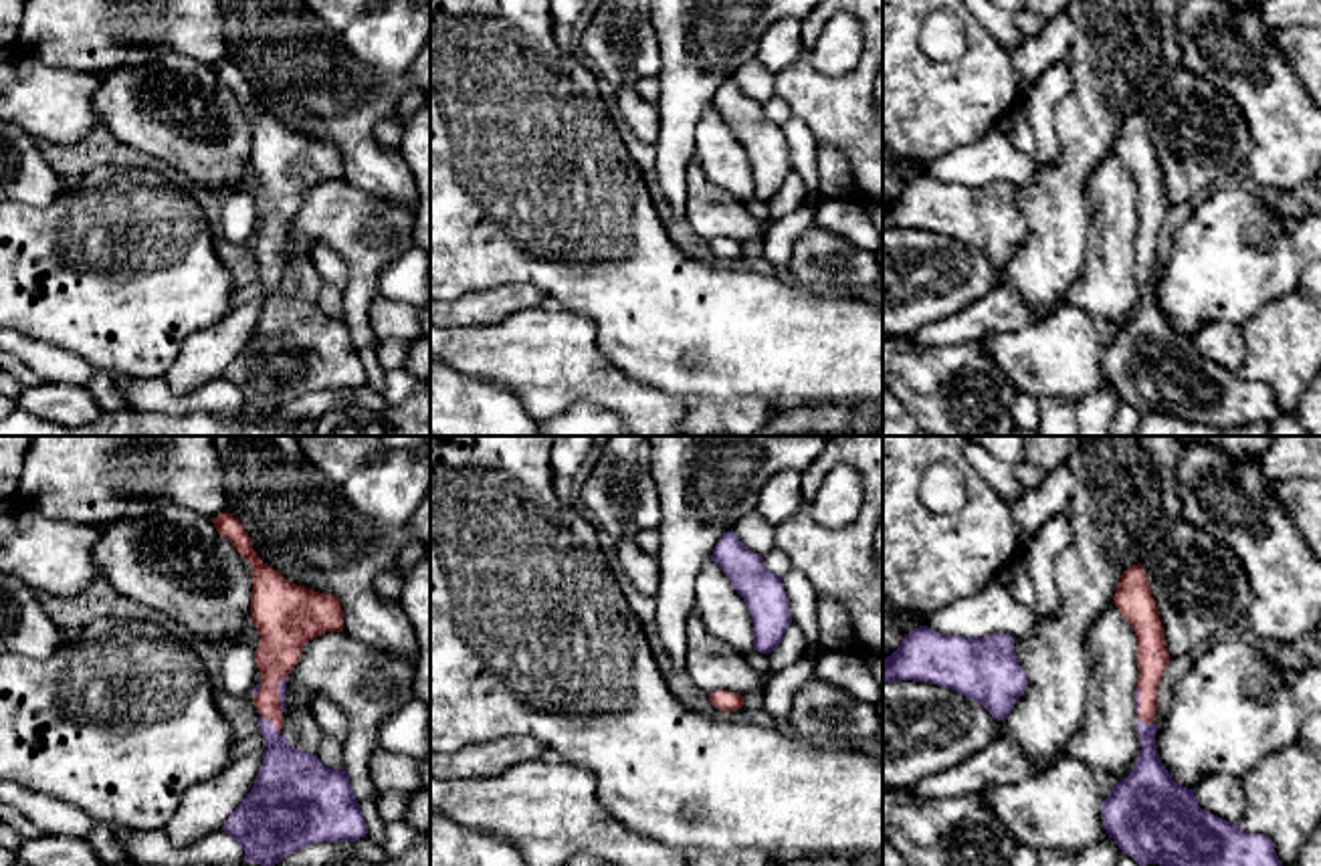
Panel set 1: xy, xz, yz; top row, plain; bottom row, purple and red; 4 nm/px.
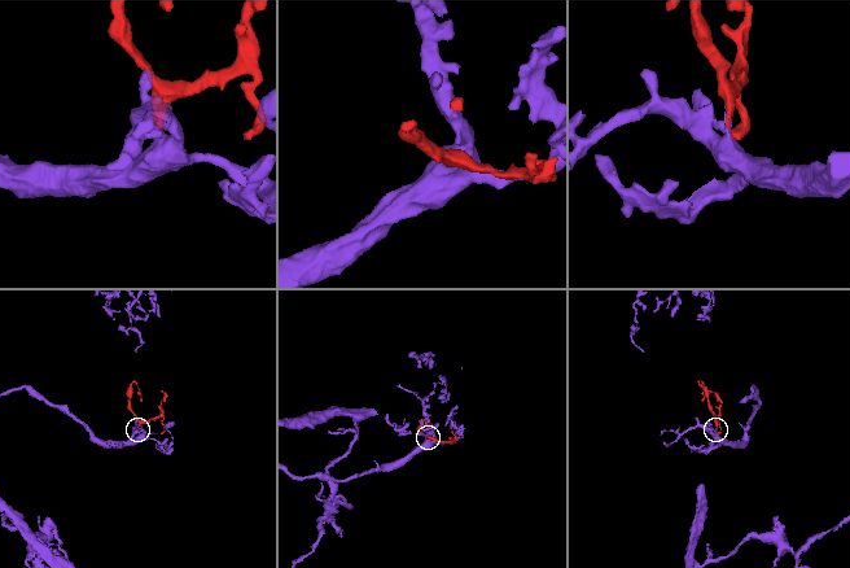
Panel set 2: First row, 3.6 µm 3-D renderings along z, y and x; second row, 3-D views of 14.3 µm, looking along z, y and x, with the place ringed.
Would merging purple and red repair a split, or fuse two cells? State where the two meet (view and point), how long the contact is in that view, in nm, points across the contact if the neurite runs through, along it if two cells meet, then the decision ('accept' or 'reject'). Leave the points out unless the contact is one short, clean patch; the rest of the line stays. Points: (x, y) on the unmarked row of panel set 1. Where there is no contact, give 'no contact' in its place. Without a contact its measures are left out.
xy (269, 269) | 130 nm | across xy (289, 328), (269, 269), (275, 206) | accept

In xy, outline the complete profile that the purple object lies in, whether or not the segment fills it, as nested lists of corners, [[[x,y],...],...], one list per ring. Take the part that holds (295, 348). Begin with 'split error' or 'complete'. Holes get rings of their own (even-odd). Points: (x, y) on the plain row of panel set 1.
split error; [[[230,61],[212,71],[255,117],[250,168],[261,182],[255,210],[263,226],[252,236],[252,250],[267,291],[250,341],[222,377],[242,394],[244,410],[261,414],[275,414],[311,392],[366,386],[347,319],[325,315],[317,303],[291,295],[281,281],[287,224],[309,188],[343,180],[341,151],[331,141],[295,133],[263,111]]]

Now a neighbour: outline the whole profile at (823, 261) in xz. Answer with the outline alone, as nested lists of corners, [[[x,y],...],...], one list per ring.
[[[812,224],[796,240],[790,270],[798,287],[848,295],[875,285],[883,277],[875,252],[856,248],[818,224]]]

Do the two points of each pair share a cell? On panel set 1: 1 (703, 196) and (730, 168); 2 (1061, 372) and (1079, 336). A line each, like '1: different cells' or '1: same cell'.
1: different cells
2: same cell

